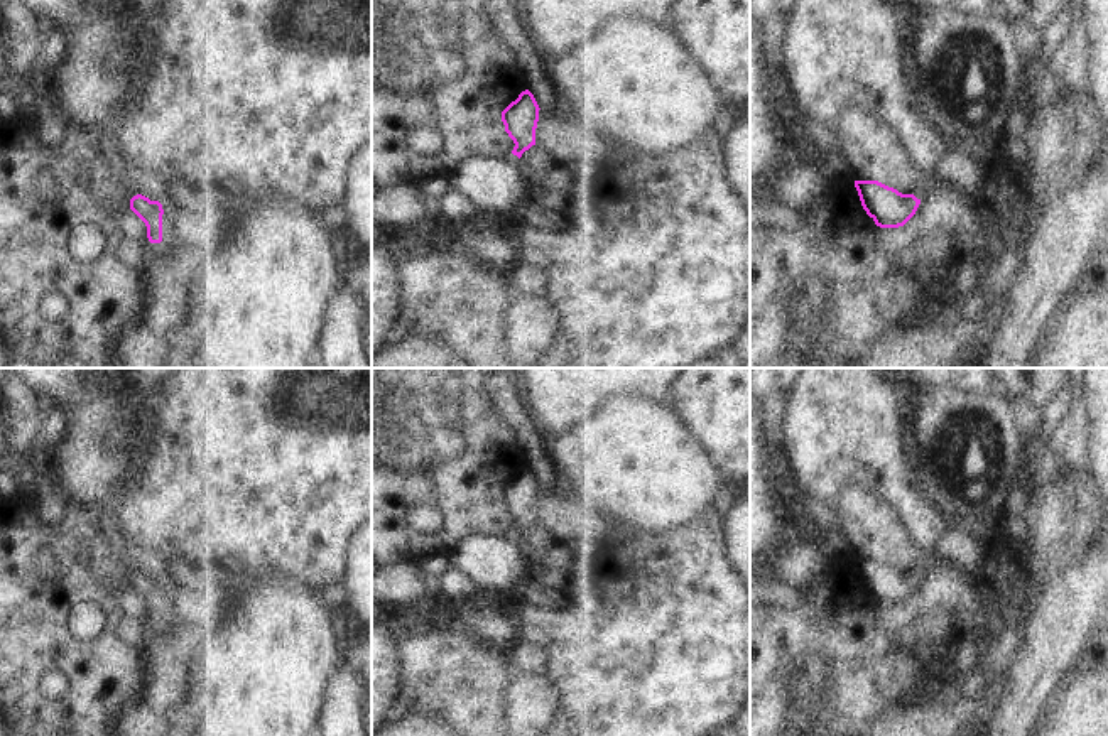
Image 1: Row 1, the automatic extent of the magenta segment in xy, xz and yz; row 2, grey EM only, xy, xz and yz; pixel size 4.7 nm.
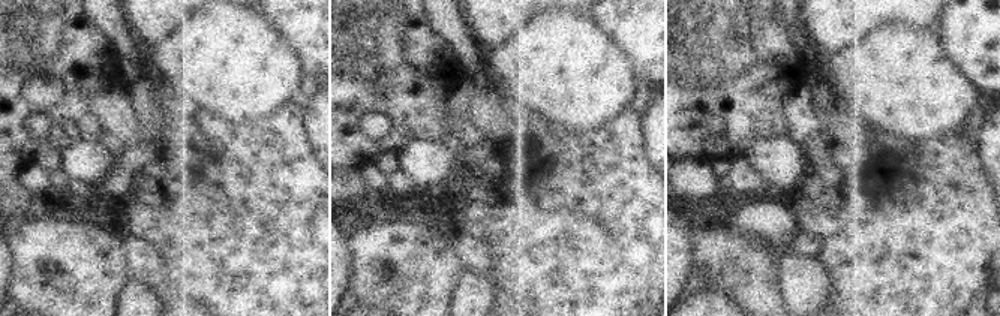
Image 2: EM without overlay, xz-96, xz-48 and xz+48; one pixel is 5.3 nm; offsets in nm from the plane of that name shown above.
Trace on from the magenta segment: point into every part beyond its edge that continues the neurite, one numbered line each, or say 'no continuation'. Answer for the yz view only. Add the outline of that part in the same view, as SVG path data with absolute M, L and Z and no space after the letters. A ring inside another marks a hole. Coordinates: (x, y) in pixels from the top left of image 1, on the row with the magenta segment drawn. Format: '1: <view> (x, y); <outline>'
1: yz (924, 179); M917 172L917 184L915 184L914 196L921 199L927 192L931 184L932 184L931 172Z

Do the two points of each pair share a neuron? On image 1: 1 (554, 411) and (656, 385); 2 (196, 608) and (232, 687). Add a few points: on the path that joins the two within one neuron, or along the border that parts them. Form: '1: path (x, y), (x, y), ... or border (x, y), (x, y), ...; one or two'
1: path (580, 385), (630, 385); one
2: border (208, 622), (203, 625); two

